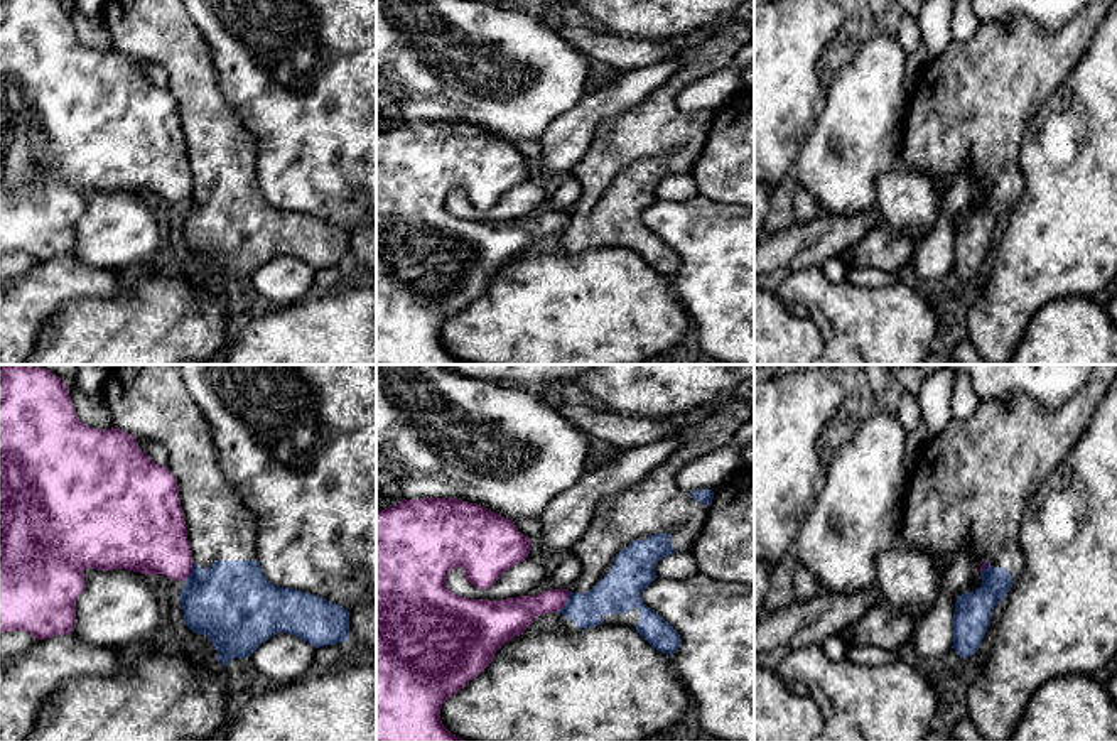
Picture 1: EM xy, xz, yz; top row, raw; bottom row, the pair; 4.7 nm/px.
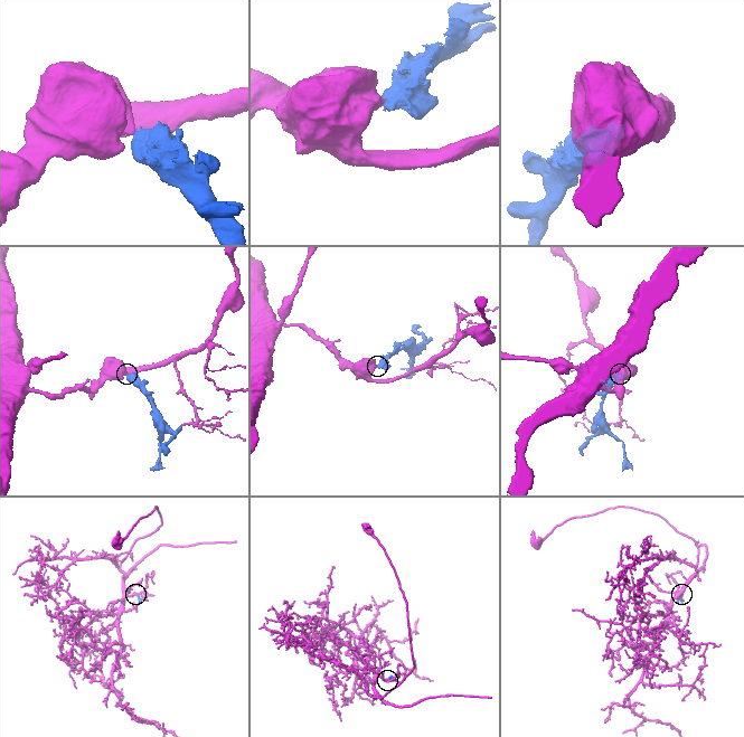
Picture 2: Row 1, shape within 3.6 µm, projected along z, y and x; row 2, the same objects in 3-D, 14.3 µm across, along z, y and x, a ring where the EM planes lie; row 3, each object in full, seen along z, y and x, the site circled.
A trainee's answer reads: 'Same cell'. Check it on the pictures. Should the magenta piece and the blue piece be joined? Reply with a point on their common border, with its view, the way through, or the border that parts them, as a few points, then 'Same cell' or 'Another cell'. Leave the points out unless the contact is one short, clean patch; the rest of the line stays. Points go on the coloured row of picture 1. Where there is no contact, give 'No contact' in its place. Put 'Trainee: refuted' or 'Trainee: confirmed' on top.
Trainee: refuted
Touches magenta at xz (566, 601). Boundary: xz (571, 591), (559, 610). Another cell

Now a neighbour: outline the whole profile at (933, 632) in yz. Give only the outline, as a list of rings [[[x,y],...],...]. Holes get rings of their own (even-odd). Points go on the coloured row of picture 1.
[[[965,547],[942,574],[935,604],[915,623],[911,640],[918,653],[936,658],[952,648],[955,603],[969,589],[975,574],[974,550]]]

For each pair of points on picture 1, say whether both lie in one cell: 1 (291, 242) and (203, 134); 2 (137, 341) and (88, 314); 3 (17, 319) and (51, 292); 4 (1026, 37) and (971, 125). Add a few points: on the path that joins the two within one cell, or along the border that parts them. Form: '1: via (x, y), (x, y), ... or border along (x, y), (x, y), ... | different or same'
1: via (264, 215), (225, 176), (223, 161) | same
2: via (125, 341), (115, 341), (100, 326) | same
3: via (26, 311), (43, 294) | same
4: via (1016, 59), (974, 103) | same

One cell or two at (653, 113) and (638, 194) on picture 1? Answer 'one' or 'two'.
one

